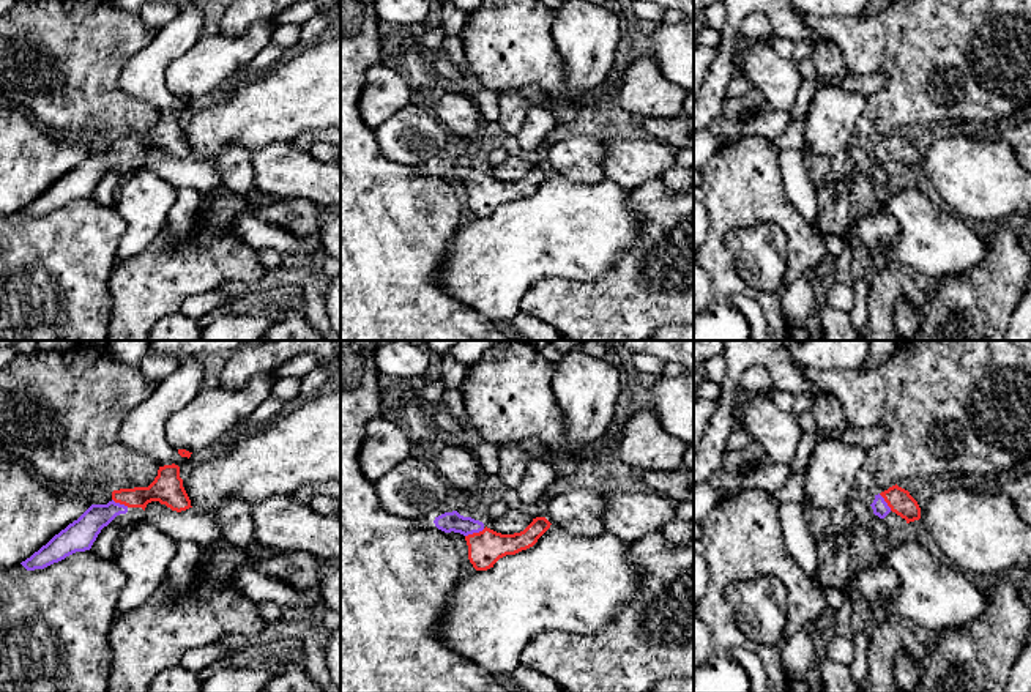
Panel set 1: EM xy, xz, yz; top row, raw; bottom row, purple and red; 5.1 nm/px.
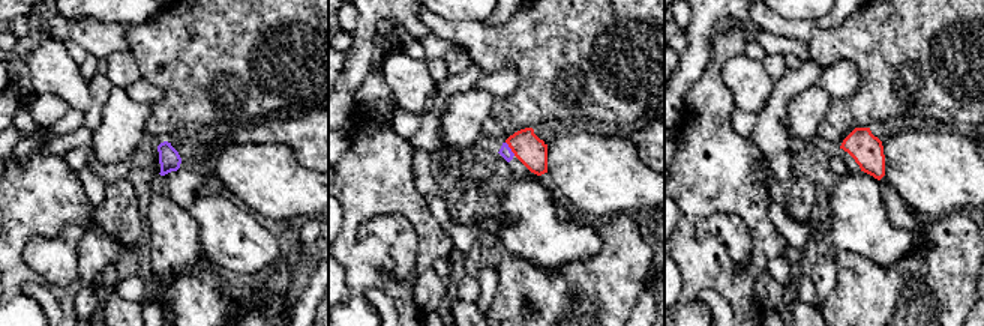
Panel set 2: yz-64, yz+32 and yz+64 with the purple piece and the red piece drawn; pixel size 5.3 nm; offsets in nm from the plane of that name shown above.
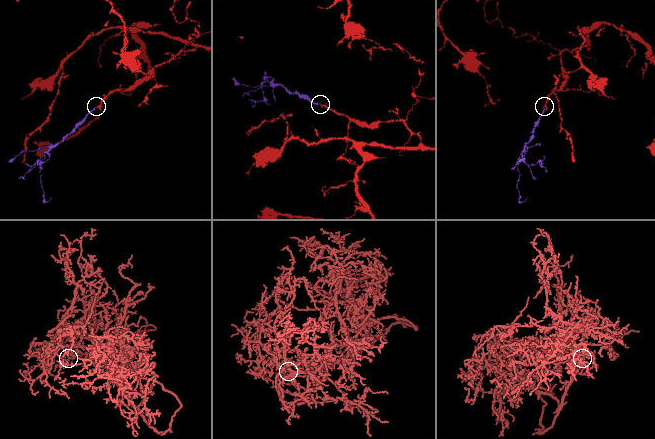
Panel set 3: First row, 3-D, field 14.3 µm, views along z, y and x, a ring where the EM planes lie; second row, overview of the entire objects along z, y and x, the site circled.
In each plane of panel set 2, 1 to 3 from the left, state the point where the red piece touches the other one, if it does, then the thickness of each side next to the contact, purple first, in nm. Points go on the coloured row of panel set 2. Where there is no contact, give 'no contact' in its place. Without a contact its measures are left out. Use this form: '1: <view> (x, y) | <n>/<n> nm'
1: no contact
2: yz+32 (510, 149) | 70/160 nm
3: no contact

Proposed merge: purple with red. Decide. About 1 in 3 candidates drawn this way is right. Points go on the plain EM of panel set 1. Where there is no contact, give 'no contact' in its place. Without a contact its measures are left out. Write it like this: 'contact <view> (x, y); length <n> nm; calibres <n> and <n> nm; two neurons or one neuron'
contact xz (475, 178); length 110 nm; calibres 100 and 180 nm; one neuron

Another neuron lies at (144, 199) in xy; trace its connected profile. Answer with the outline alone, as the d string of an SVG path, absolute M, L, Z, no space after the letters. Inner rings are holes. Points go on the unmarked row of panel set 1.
M147 169L121 183L114 203L126 224L118 244L120 260L137 255L151 244L167 222L177 192L175 186Z

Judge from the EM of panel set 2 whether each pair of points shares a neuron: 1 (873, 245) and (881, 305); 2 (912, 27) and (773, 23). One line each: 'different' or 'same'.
1: different
2: same

